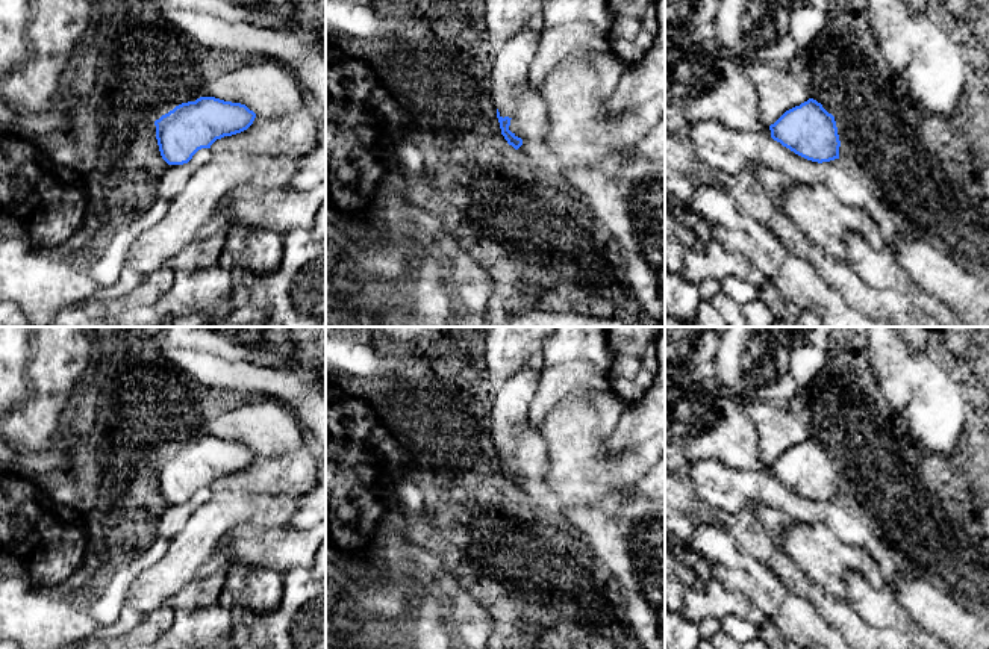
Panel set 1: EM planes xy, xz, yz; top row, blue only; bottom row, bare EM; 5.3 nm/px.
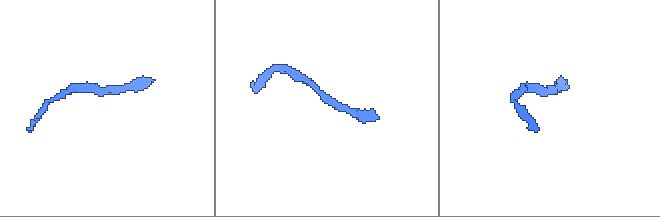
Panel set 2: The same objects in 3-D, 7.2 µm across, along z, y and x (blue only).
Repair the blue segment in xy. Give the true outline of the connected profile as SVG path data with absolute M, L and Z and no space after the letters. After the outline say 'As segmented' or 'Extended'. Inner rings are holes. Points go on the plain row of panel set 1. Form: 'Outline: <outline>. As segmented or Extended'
Outline: M200 436L195 440L182 442L154 460L161 495L168 504L188 502L198 489L211 487L217 478L247 469L254 457L256 452L245 443L215 436Z. As segmented

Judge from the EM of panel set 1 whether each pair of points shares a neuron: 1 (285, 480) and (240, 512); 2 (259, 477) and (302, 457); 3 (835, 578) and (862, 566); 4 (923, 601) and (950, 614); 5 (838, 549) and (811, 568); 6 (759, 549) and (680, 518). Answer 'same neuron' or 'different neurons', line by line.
1: different neurons
2: same neuron
3: same neuron
4: same neuron
5: same neuron
6: same neuron

